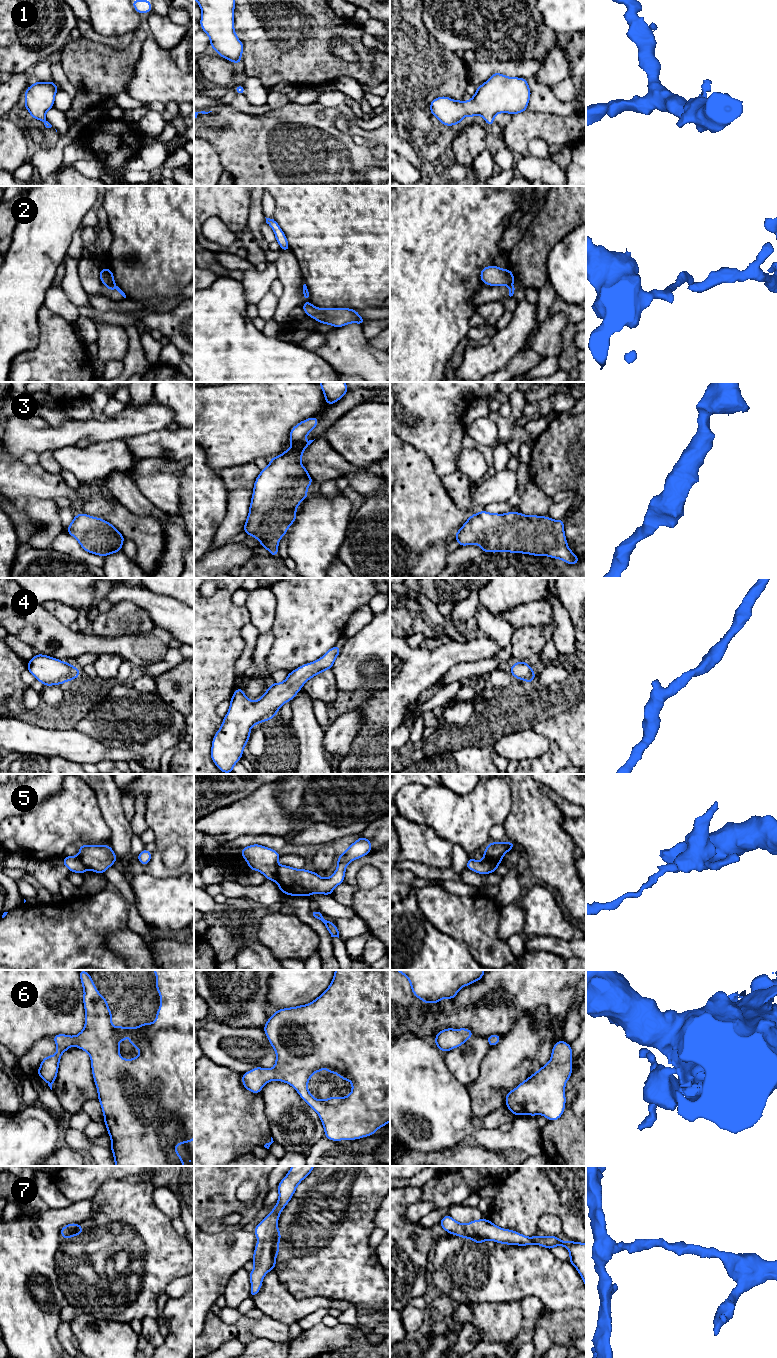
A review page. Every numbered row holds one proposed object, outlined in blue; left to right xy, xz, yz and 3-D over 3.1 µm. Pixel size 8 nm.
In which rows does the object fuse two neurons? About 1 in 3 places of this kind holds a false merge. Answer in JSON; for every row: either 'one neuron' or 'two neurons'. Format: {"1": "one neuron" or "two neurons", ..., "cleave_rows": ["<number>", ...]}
{"1": "one neuron", "2": "two neurons", "3": "one neuron", "4": "one neuron", "5": "two neurons", "6": "one neuron", "7": "one neuron", "cleave_rows": ["2", "5"]}

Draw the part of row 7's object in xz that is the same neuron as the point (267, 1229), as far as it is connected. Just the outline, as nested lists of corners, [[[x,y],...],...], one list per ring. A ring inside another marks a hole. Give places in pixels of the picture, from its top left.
[[[292,1166],[287,1175],[278,1184],[279,1199],[273,1210],[254,1228],[258,1239],[252,1262],[255,1268],[249,1272],[253,1298],[261,1289],[264,1276],[277,1266],[275,1260],[279,1254],[281,1232],[278,1230],[278,1219],[296,1191],[299,1183],[305,1179],[315,1166]]]

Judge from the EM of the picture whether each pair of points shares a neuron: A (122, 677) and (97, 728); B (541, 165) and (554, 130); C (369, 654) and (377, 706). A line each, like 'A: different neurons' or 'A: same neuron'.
A: different neurons
B: different neurons
C: different neurons

